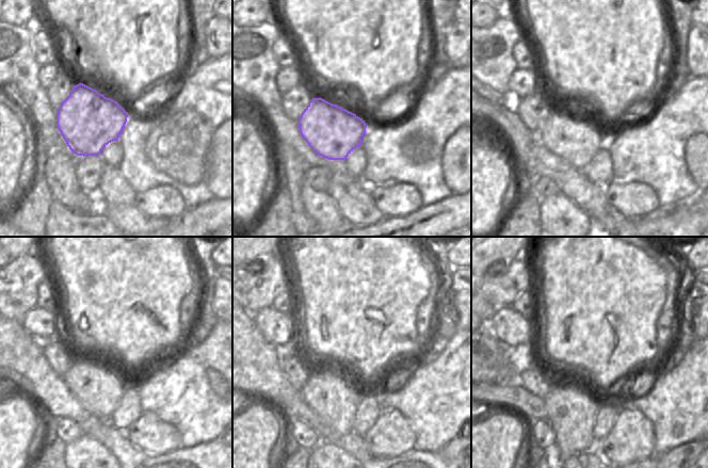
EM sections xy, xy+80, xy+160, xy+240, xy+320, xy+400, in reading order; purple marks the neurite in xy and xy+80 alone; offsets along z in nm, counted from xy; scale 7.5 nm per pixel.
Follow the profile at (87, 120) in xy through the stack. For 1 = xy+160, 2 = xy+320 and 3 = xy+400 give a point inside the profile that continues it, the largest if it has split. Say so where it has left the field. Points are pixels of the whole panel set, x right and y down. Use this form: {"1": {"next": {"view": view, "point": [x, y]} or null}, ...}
{"1": {"next": {"view": "xy+160", "point": [575, 141]}}, "2": {"next": {"view": "xy+320", "point": [327, 393]}}, "3": {"next": {"view": "xy+400", "point": [572, 410]}}}

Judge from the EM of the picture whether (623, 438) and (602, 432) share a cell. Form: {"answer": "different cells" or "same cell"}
{"answer": "different cells"}

